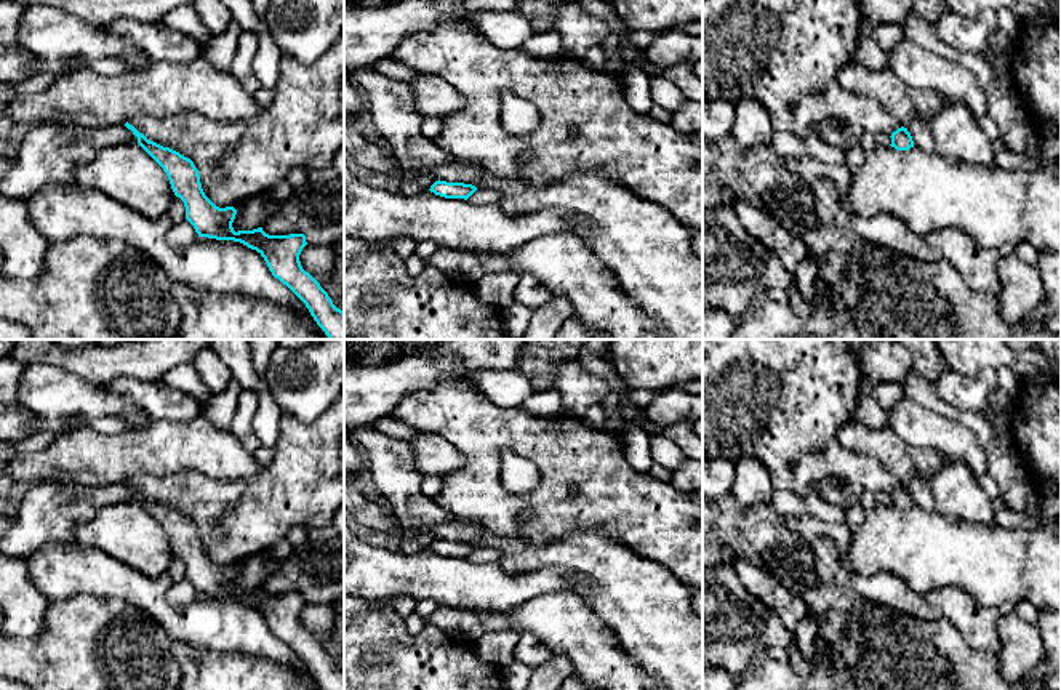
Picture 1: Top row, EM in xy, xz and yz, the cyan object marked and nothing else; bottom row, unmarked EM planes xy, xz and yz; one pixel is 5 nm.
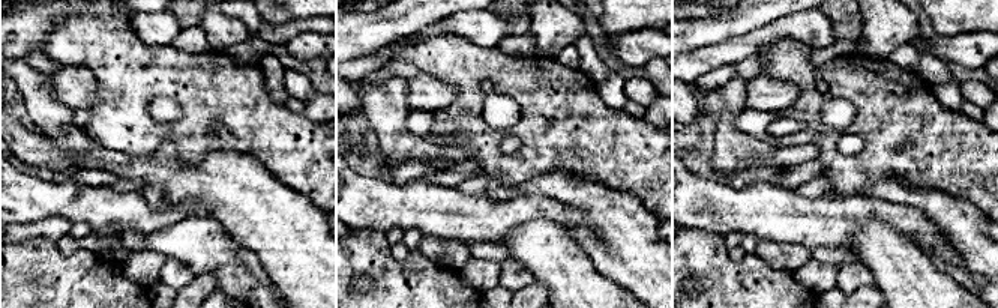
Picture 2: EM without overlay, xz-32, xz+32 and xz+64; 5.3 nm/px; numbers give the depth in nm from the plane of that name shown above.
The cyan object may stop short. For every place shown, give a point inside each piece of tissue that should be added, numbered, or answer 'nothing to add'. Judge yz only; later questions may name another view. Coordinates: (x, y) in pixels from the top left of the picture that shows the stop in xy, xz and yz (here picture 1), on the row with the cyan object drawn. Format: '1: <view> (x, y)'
nothing to add

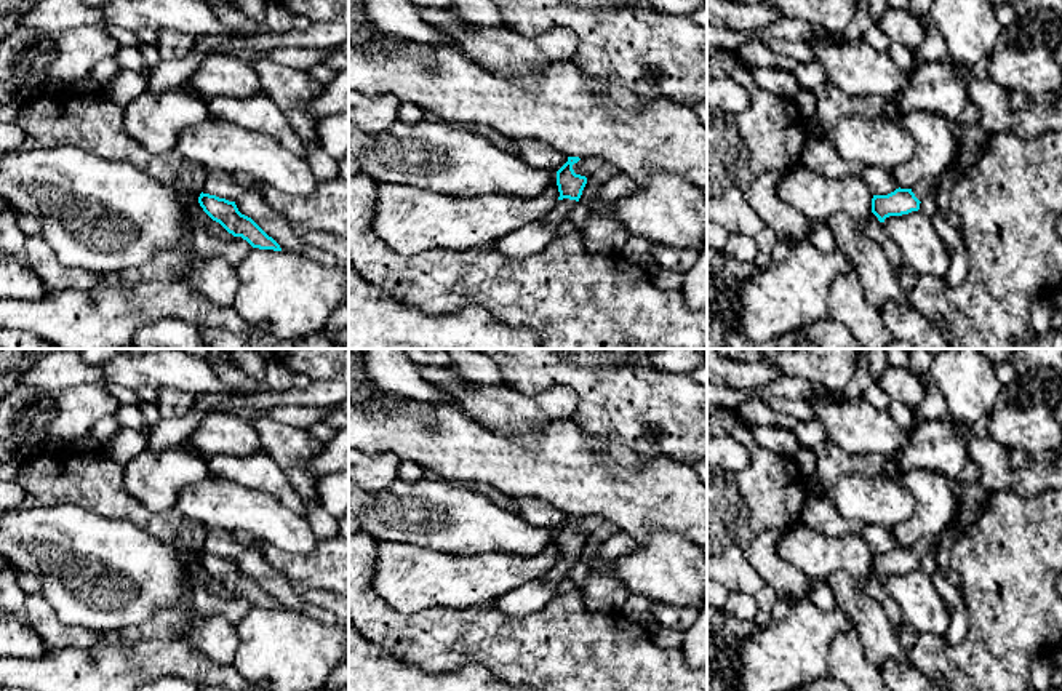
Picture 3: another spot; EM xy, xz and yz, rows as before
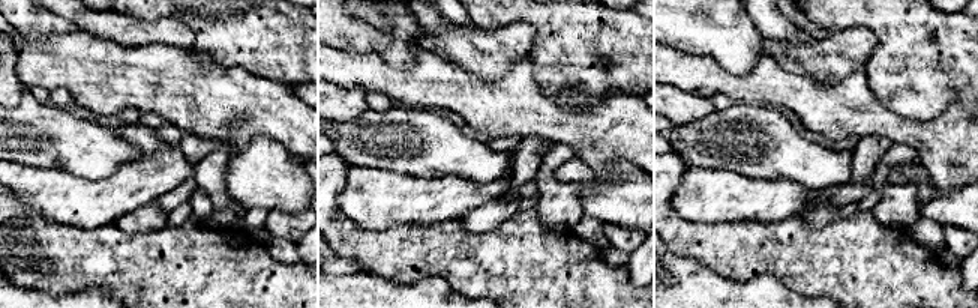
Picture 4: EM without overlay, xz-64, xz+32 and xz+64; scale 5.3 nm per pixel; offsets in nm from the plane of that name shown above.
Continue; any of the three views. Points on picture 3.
1: xz (562, 208)

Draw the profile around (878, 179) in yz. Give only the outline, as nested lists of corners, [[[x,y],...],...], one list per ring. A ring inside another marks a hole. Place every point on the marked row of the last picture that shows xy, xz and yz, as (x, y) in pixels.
[[[864,166],[860,178],[865,181],[873,195],[888,195],[899,189],[891,173],[880,166]]]

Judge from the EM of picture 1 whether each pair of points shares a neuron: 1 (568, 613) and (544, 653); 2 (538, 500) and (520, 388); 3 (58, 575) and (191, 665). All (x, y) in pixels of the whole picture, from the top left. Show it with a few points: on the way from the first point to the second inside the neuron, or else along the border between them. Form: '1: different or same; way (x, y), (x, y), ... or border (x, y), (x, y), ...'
1: different; border (524, 631), (536, 636), (554, 653)
2: different; border (484, 394), (501, 407), (519, 407)
3: different; border (172, 641), (208, 649)

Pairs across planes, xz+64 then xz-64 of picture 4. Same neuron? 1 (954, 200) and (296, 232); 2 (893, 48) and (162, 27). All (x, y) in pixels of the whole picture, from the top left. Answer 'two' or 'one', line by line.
1: two
2: two

